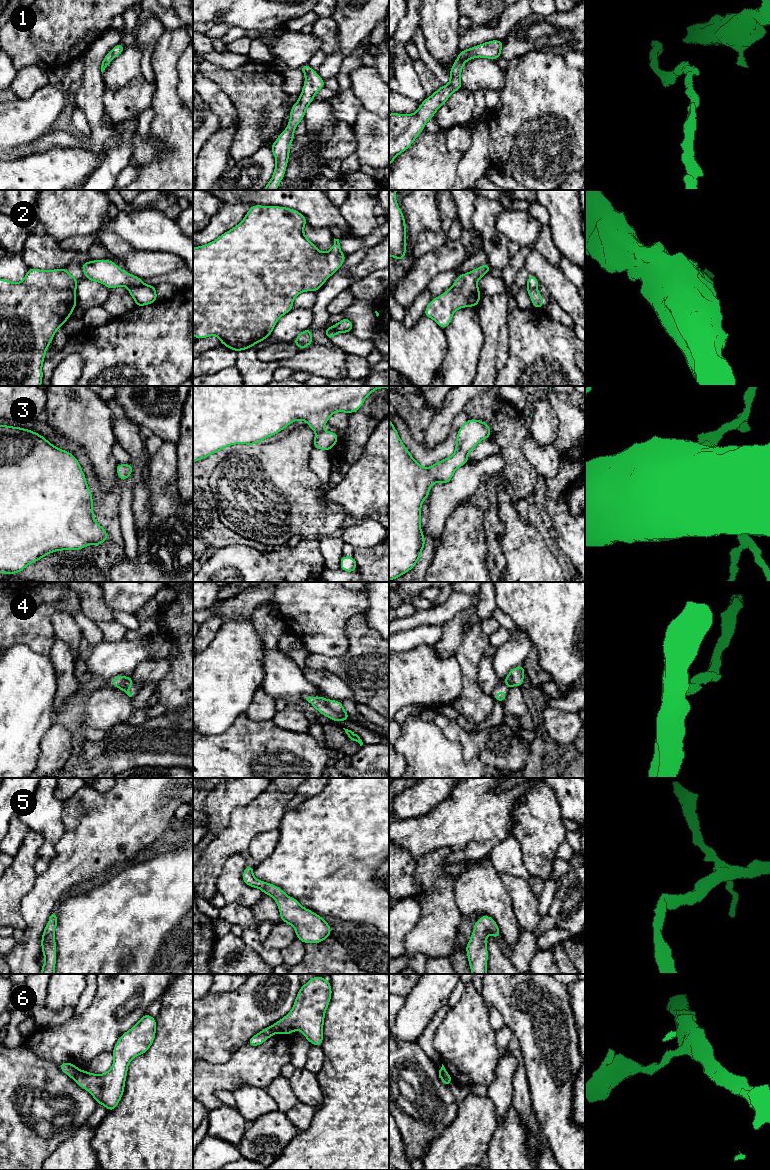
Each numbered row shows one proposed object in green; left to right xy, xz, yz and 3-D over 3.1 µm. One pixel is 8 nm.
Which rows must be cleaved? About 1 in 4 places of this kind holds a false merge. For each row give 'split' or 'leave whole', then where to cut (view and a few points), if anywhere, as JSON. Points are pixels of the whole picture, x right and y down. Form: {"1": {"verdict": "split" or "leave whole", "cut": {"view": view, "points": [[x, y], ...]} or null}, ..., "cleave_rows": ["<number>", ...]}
{"1": {"verdict": "leave whole", "cut": null}, "2": {"verdict": "split", "cut": {"view": "xz", "points": [[325, 328], [328, 333], [335, 333]]}}, "3": {"verdict": "leave whole", "cut": null}, "4": {"verdict": "leave whole", "cut": null}, "5": {"verdict": "leave whole", "cut": null}, "6": {"verdict": "split", "cut": {"view": "xy", "points": [[78, 1070], [73, 1078]]}}, "cleave_rows": ["2", "6"]}

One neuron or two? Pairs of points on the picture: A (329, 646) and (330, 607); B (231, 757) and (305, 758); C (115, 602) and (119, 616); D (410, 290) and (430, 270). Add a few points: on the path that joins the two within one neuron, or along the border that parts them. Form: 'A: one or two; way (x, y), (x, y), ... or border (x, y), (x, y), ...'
A: one; way (329, 636), (329, 617)
B: one; way (249, 758), (287, 758)
C: two; border (113, 610), (123, 610), (134, 615)
D: one; way (415, 285), (425, 275)

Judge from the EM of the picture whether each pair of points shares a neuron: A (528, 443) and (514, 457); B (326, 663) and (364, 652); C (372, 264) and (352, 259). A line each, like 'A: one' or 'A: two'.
A: two
B: one
C: two

